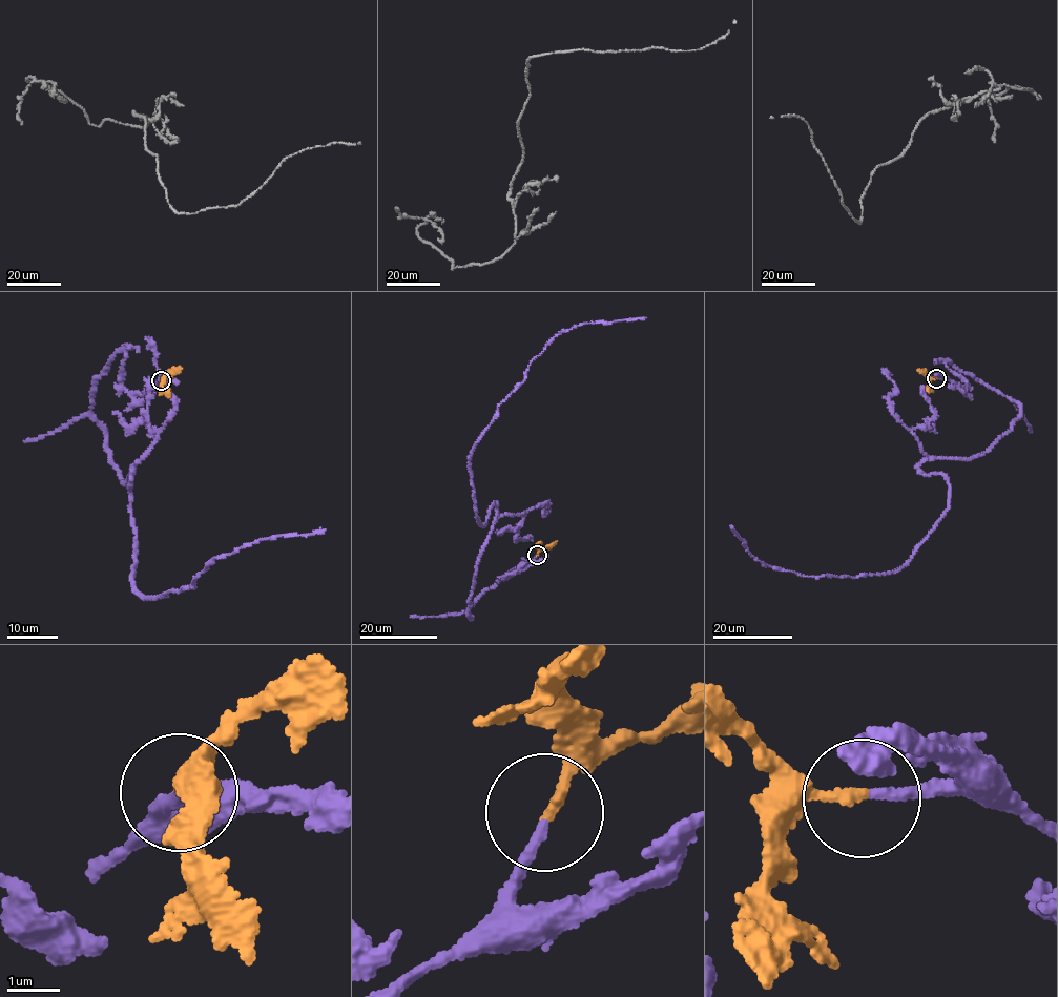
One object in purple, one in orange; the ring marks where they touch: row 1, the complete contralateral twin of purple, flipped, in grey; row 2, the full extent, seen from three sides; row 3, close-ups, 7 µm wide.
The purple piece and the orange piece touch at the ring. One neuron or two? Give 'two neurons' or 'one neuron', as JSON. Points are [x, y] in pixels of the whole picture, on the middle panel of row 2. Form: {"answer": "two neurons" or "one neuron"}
{"answer": "one neuron"}

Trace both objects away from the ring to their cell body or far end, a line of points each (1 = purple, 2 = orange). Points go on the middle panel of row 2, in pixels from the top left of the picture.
1: (536, 555), (483, 592), (471, 618), (497, 511), (483, 524), (475, 515), (477, 441), (556, 335), (646, 317)
2: (536, 555), (557, 541)

